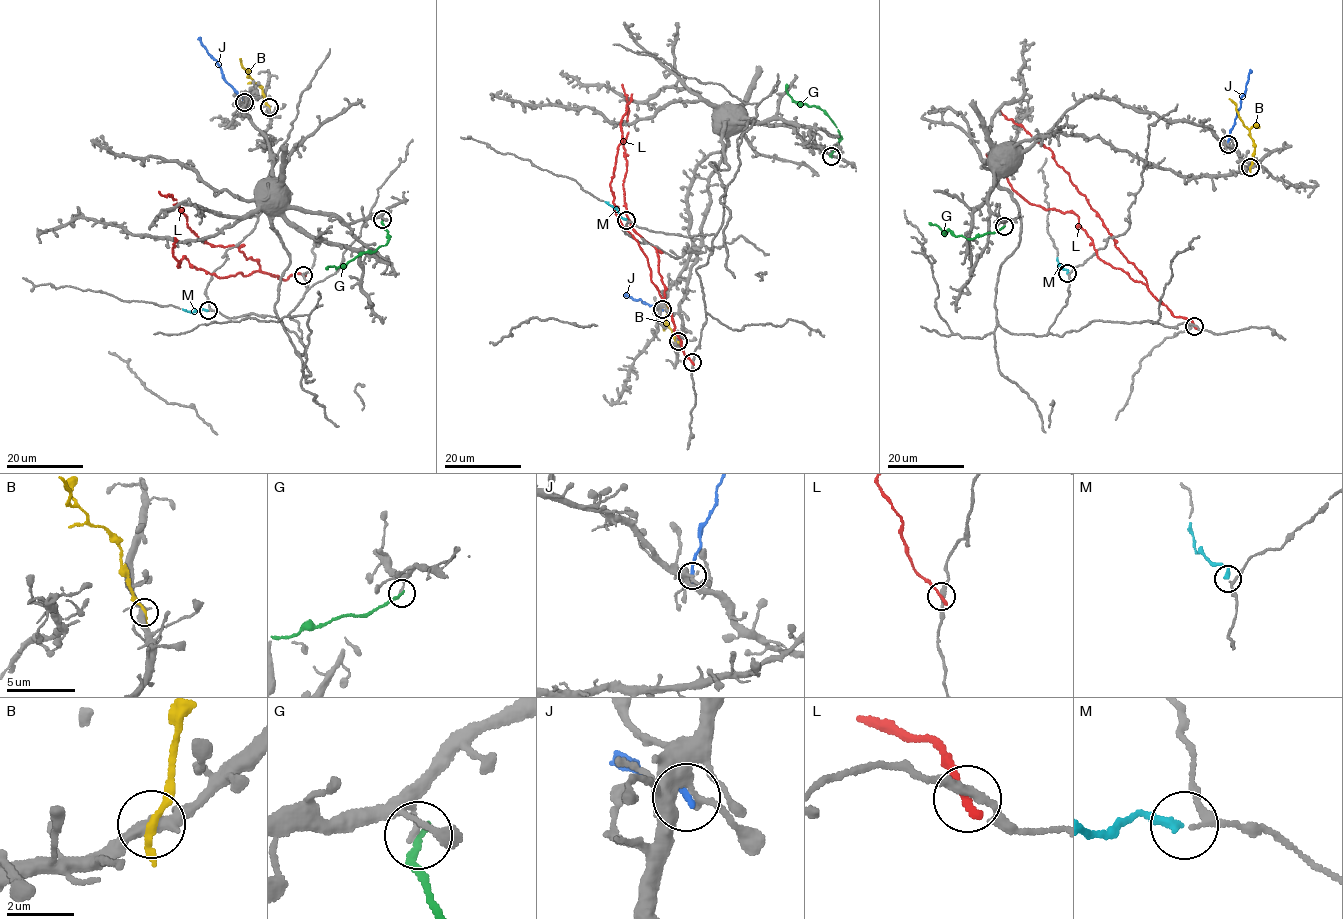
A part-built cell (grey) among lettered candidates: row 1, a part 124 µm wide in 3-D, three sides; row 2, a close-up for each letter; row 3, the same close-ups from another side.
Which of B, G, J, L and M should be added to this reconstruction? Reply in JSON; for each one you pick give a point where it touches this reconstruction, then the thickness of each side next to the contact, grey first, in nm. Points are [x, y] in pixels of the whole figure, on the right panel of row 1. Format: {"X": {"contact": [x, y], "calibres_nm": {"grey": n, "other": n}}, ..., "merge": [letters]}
{"M": {"contact": [1067, 273], "calibres_nm": {"grey": 180, "other": 280}}, "merge": ["M"]}

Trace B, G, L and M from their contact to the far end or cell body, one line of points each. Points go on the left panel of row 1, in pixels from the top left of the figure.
B: (269, 107), (260, 85), (248, 77), (239, 59)
G: (383, 219), (388, 235), (385, 245), (374, 251), (362, 252), (339, 266), (325, 267)
L: (303, 275), (283, 280), (261, 271), (258, 261), (235, 246), (199, 239), (172, 196), (158, 191)
M: (208, 310), (192, 312), (182, 308)

